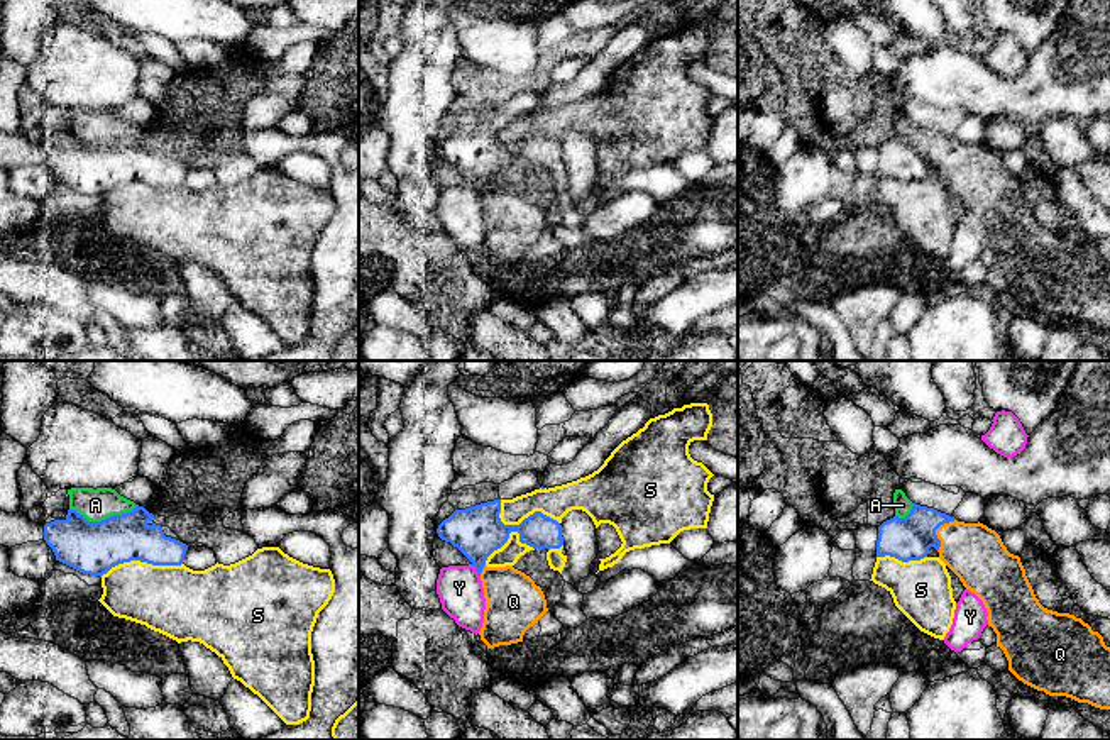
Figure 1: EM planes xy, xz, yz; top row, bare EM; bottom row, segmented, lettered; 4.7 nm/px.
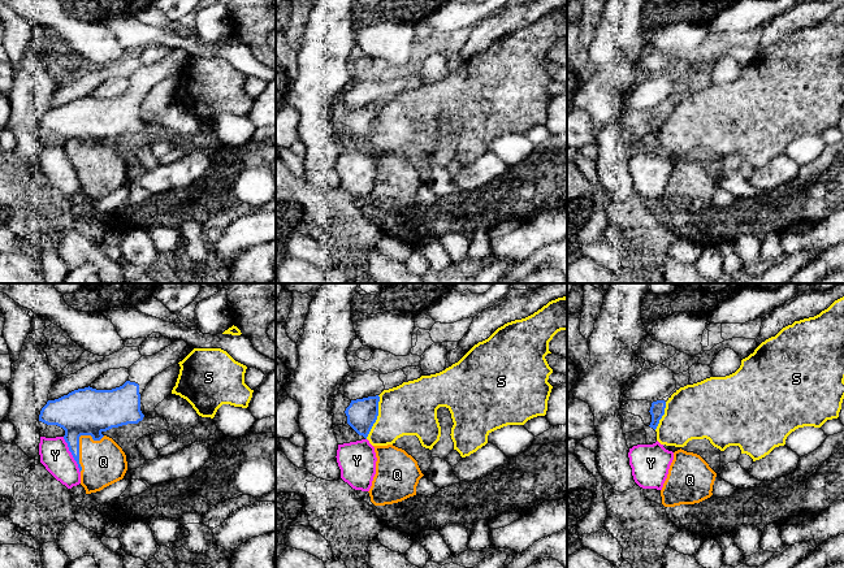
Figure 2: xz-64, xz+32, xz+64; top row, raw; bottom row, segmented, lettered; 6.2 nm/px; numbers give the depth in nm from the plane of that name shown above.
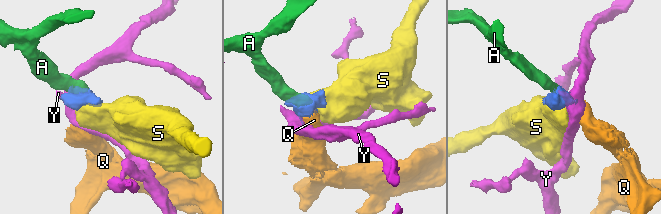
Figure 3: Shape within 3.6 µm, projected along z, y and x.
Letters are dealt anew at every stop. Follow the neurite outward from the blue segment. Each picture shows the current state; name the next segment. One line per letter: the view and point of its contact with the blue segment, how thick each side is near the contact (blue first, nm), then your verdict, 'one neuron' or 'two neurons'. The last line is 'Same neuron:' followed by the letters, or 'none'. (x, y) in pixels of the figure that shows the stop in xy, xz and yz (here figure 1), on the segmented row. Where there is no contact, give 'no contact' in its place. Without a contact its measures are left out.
A: xy (105, 519) | 260/160 nm | one neuron
Q: yz (934, 532) | 200/280 nm | one neuron
S: xy (141, 561) | 260/340 nm | two neurons
Y: xz (476, 568) | 240/220 nm | two neurons
Same neuron: A, Q

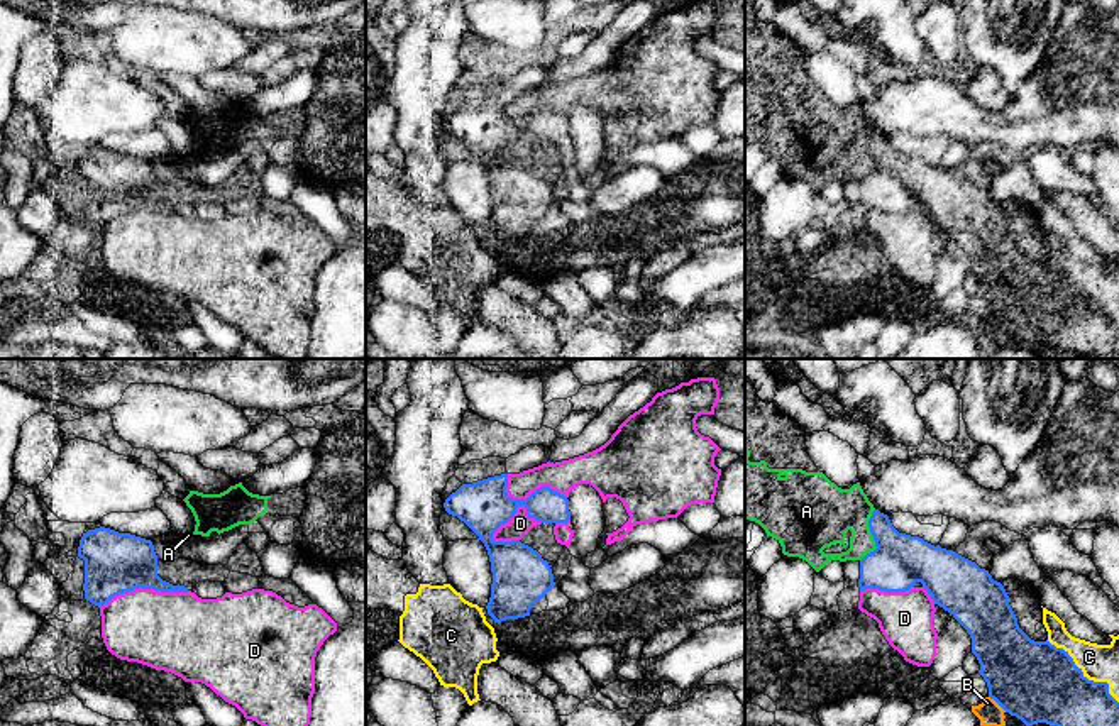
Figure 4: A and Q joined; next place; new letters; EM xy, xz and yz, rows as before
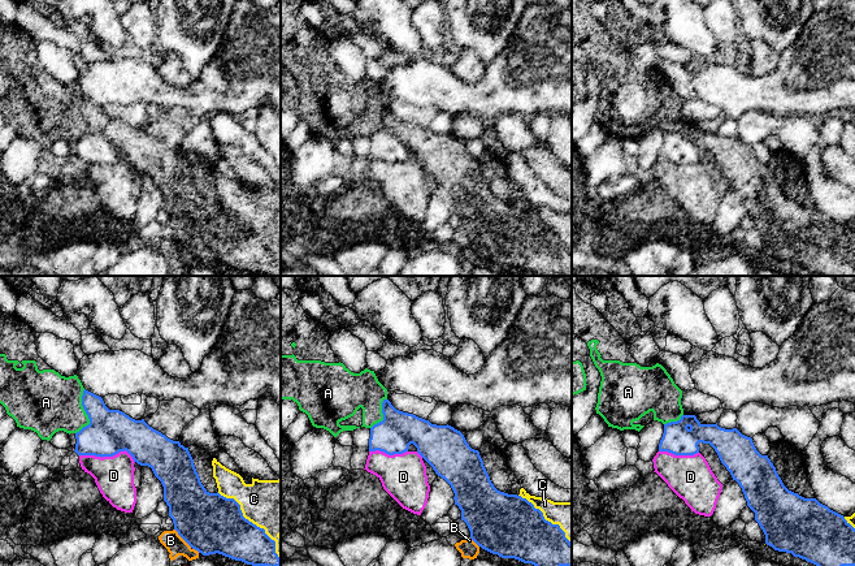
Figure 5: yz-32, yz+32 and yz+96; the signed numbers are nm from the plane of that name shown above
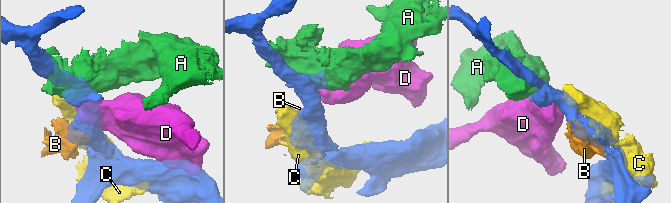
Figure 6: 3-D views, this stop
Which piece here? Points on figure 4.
A: yz (872, 535) | 260/280 nm | two neurons
B: yz (997, 703) | 380/120 nm | two neurons
C: yz (1085, 677) | 380/180 nm | two neurons
D: xz (515, 510) | 240/100 nm | two neurons
Same neuron: none

